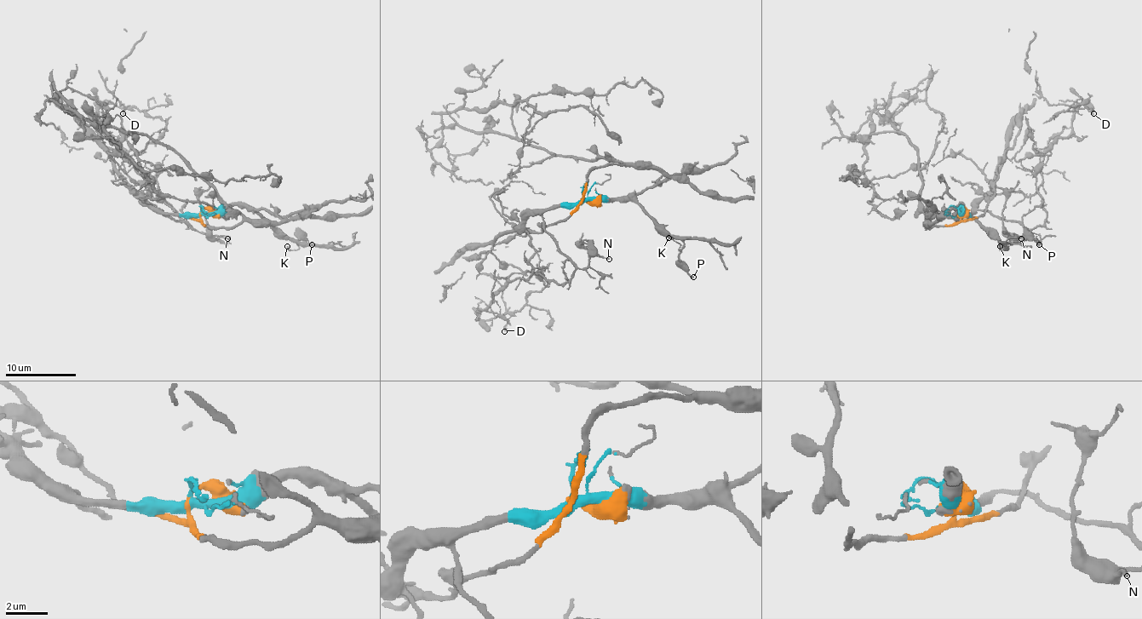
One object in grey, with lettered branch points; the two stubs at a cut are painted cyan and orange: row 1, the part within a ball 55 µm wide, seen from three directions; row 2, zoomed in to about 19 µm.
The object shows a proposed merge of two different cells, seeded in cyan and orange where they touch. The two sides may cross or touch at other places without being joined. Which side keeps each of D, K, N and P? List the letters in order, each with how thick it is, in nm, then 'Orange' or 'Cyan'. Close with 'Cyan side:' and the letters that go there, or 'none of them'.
D: Thickness 160 nm. Orange
K: Thickness 170 nm. Cyan
N: Thickness 120 nm. Cyan
P: Thickness 120 nm. Cyan
Cyan side: K, N, P

